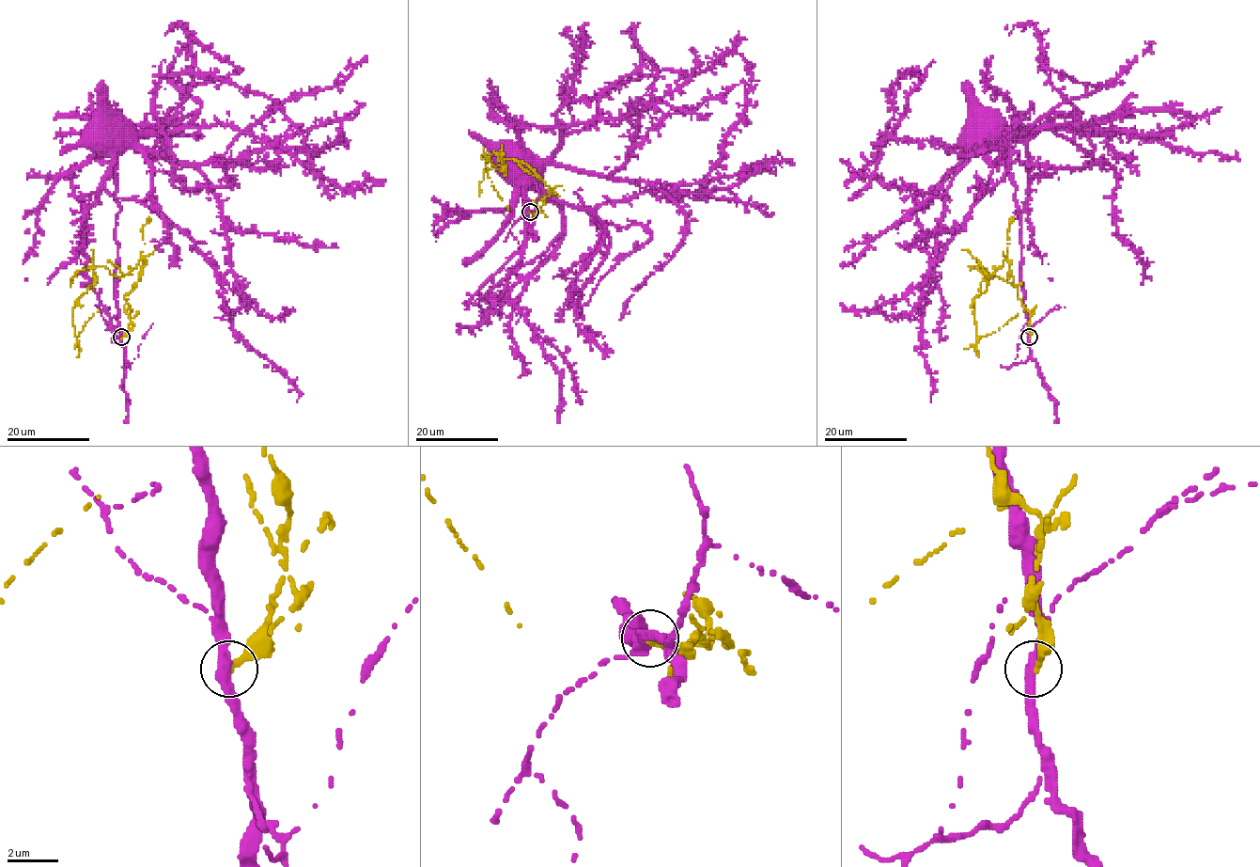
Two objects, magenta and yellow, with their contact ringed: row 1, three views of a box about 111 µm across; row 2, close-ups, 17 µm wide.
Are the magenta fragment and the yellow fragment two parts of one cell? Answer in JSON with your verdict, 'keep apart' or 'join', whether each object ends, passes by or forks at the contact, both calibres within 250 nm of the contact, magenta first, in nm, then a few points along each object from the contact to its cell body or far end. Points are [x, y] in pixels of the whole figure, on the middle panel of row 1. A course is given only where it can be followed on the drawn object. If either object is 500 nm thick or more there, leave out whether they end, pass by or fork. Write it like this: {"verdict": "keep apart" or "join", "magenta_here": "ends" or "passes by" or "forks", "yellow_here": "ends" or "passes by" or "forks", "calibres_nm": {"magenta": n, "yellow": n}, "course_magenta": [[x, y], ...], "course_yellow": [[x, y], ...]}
{"verdict": "keep apart", "magenta_here": "passes by", "yellow_here": "ends", "calibres_nm": {"magenta": 400, "yellow": 280}, "course_magenta": [[530, 212], [523, 202], [529, 200], [525, 191], [533, 177], [532, 169], [517, 156]], "course_yellow": [[530, 212], [539, 212], [532, 199], [551, 188], [514, 159], [504, 159], [504, 170], [482, 156], [508, 210]]}

